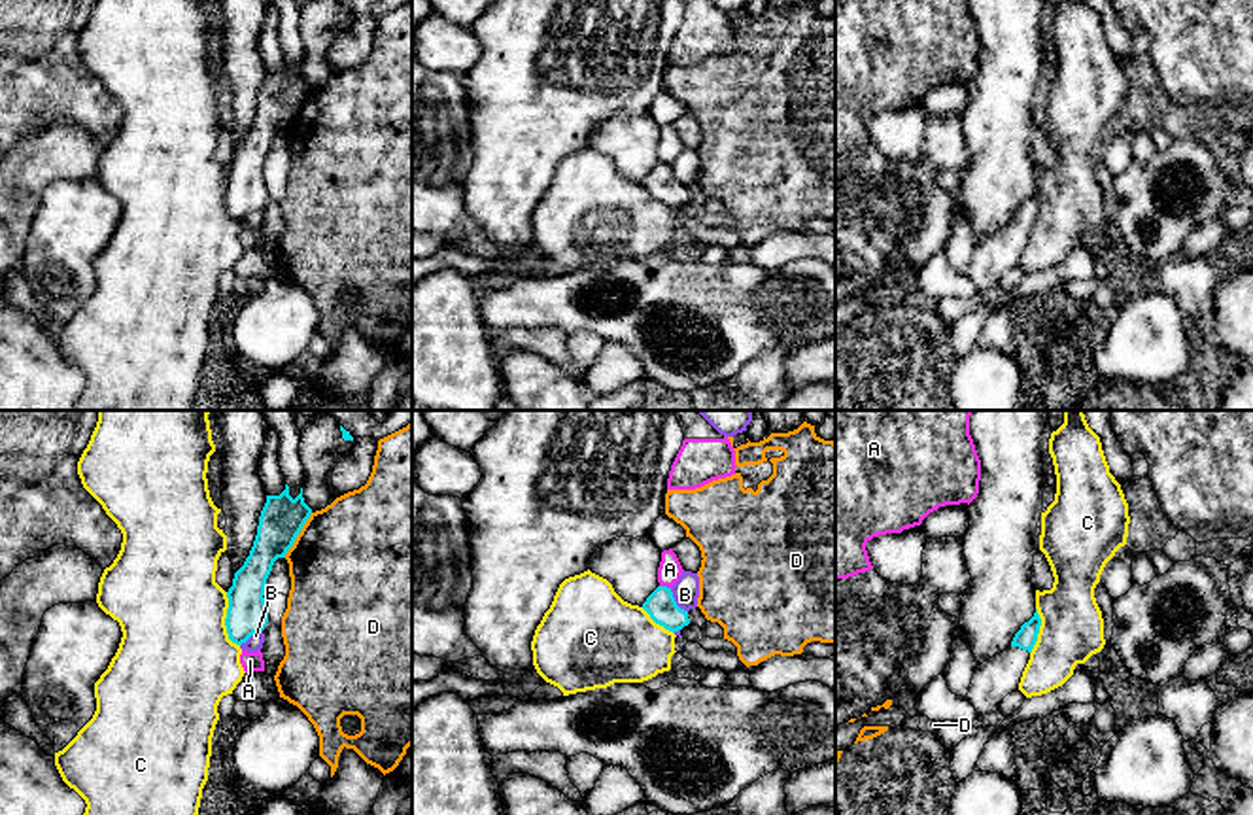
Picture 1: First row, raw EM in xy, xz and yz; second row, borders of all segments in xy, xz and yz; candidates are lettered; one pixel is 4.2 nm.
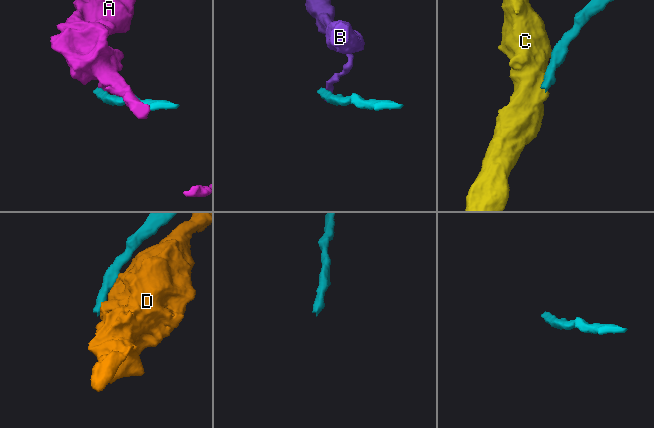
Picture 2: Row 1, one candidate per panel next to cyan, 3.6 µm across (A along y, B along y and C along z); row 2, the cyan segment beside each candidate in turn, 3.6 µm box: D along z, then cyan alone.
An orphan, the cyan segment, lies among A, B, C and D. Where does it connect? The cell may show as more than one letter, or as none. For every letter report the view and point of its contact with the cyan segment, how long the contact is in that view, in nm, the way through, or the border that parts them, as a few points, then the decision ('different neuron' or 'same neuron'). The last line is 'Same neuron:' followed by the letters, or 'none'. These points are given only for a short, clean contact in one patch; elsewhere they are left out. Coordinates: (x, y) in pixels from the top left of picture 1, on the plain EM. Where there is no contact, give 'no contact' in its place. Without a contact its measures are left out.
A: contact xz (666, 163); length 50 nm; different neuron
B: contact xz (675, 178); length 130 nm; border xz (669, 165), (675, 178), (686, 188); different neuron
C: contact xy (225, 197); length 240 nm; border xy (225, 169), (225, 208), (239, 222); different neuron
D: contact xy (297, 110); length 220 nm; different neuron
Same neuron: none

